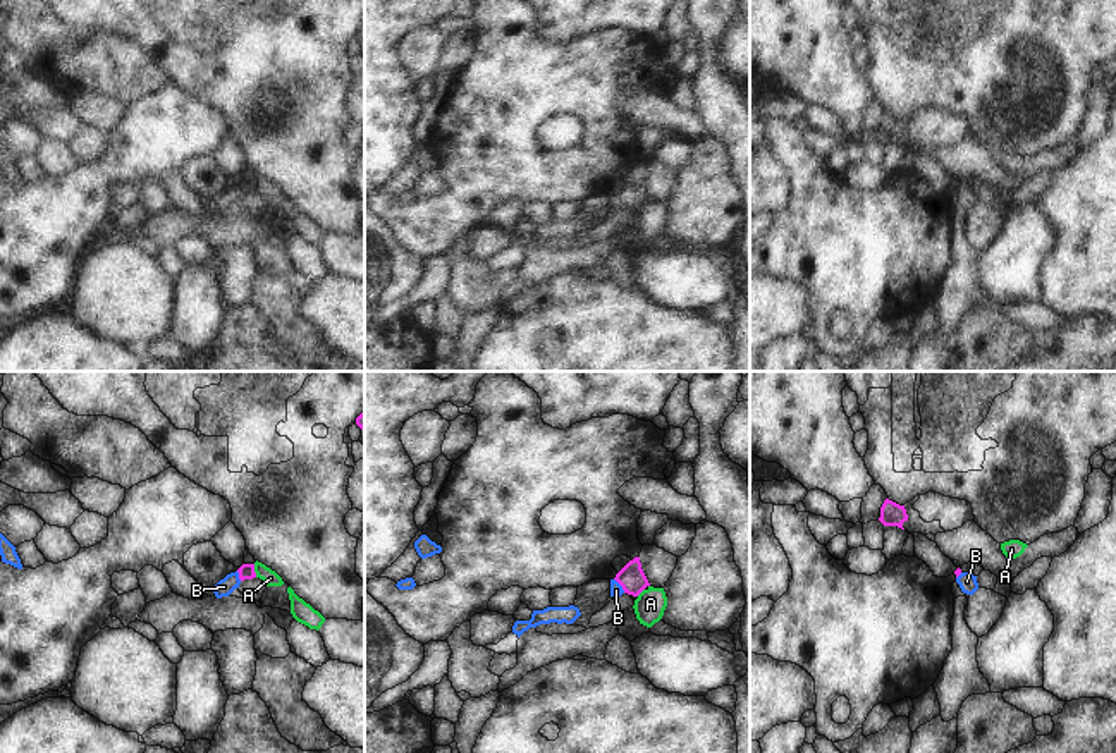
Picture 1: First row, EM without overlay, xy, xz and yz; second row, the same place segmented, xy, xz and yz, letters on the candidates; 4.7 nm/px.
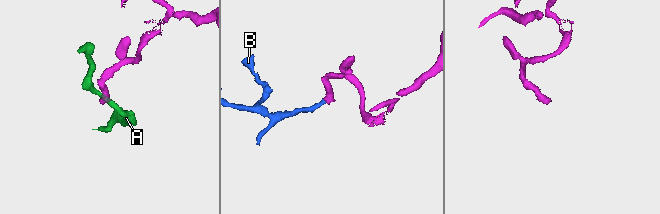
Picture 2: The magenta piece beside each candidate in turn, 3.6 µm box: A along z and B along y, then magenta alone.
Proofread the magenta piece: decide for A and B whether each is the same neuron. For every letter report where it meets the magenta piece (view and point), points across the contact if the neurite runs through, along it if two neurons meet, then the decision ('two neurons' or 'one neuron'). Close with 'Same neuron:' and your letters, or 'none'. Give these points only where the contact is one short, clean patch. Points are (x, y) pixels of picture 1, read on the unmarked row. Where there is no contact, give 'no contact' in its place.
A: xy (253, 186) | along xy (253, 179), (257, 191) | two neurons
B: xz (619, 198) | across xz (631, 193), (619, 198), (616, 205) | one neuron
Same neuron: B

